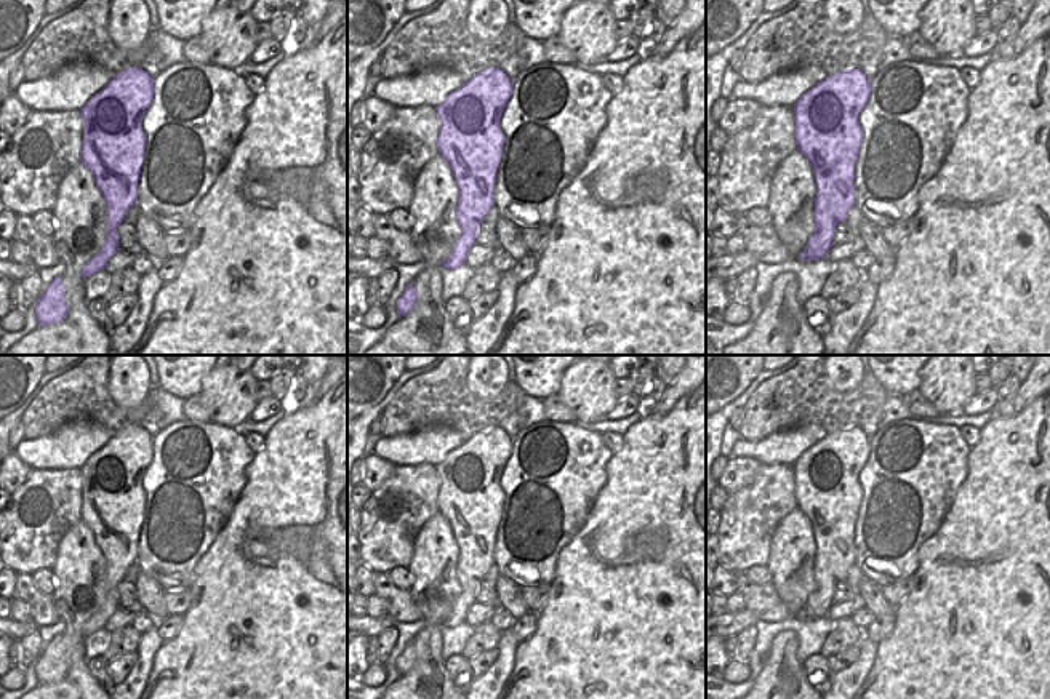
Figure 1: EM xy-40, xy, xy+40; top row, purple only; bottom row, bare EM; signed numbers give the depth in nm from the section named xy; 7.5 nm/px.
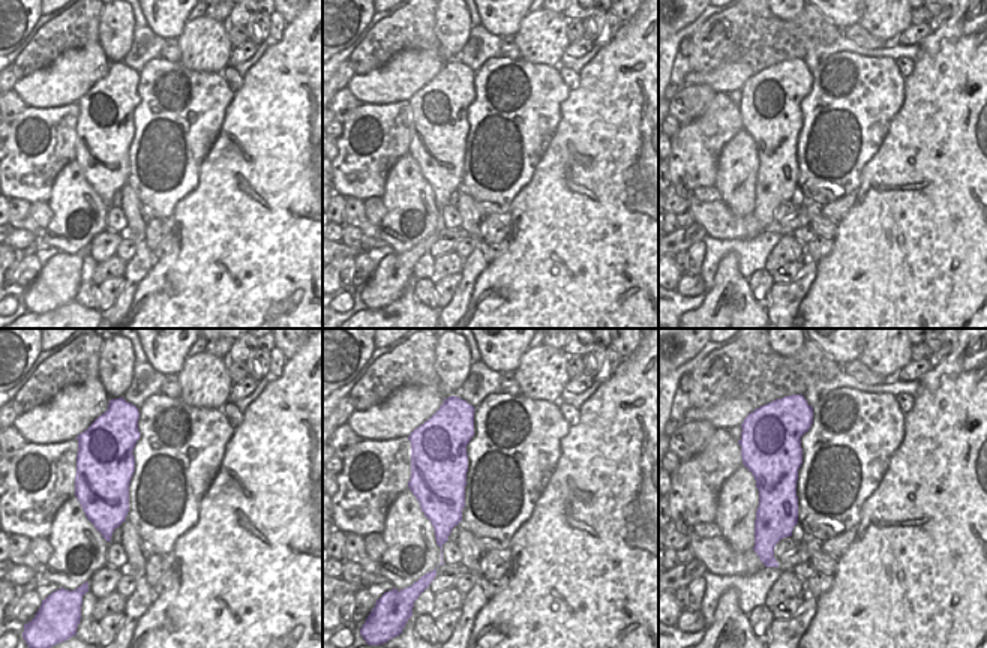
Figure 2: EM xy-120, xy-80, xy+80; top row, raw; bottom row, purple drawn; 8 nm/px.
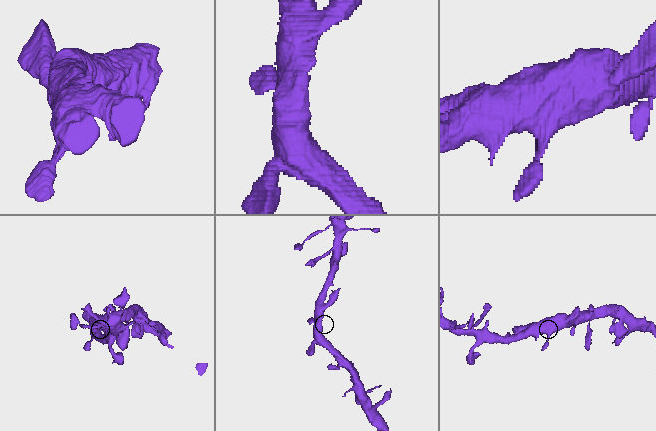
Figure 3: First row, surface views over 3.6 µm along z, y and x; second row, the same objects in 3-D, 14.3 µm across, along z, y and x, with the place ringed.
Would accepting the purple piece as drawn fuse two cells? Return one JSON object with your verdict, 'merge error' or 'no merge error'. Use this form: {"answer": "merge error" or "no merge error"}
{"answer": "no merge error"}

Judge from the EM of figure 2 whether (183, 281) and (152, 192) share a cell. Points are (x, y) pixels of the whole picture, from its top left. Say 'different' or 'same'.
different

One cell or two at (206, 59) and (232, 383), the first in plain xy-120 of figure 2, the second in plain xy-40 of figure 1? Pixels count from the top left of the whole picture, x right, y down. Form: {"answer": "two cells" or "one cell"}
{"answer": "one cell"}

